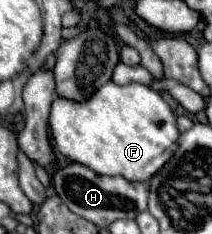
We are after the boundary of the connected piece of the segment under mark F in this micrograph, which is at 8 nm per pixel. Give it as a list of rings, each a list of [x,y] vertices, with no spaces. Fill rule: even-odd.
[[[112,80],[84,102],[56,96],[50,108],[48,130],[56,150],[72,162],[80,162],[96,170],[96,174],[120,174],[142,182],[148,182],[172,158],[180,134],[174,112],[158,92],[138,82],[118,86]]]

